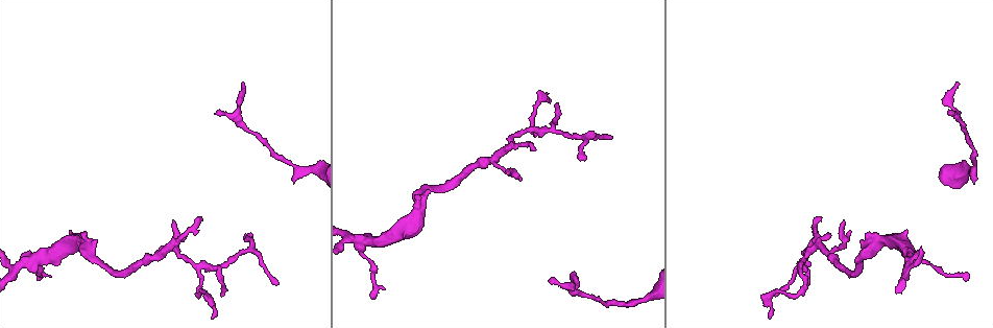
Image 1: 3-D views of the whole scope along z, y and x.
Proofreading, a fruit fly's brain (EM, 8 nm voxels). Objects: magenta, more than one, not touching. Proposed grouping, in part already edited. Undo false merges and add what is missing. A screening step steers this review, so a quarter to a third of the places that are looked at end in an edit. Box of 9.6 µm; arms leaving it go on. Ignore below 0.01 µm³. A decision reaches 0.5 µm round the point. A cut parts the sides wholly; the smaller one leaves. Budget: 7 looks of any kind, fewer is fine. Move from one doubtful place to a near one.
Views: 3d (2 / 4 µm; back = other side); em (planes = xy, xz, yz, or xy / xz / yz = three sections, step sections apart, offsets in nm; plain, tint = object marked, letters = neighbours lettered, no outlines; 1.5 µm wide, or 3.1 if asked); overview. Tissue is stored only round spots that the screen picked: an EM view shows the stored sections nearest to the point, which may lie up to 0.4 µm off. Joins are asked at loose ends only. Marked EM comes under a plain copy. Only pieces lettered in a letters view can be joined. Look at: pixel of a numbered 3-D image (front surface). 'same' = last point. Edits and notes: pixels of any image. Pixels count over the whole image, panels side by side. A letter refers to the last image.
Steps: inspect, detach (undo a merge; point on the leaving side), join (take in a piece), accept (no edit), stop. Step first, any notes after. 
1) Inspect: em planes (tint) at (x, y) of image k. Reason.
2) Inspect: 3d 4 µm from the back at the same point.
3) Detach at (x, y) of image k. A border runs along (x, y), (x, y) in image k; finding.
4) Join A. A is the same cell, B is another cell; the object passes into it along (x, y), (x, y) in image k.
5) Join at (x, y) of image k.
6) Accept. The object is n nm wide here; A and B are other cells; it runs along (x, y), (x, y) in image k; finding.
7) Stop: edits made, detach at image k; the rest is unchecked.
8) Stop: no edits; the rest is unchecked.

Inspect: 3d 4 µm at (556, 103) of image 1. Tapers out.

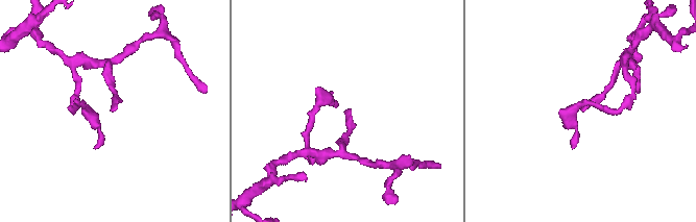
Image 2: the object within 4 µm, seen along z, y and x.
Inspect: em planes (letters) at (113, 112) of image 2. Now the EM.

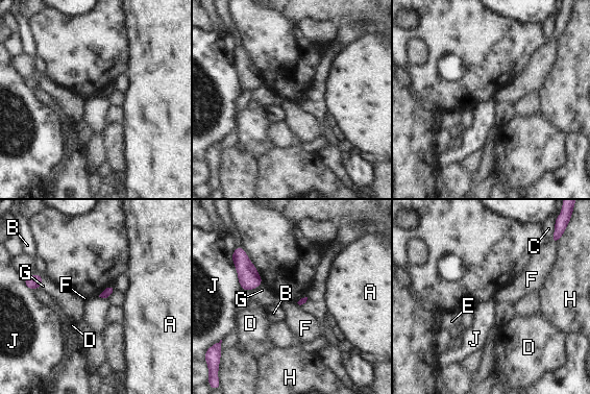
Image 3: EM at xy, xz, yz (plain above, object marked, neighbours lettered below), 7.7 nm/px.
Accept. A, B, C, D, E, F, G, H and J are other cells; a border runs along (237, 272), (239, 286), (243, 291) in image 3; none of them fits.

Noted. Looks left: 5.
Inspect: 3d 4 µm at (612, 138) of image 1. Free end.

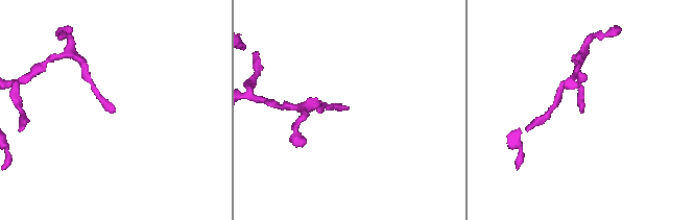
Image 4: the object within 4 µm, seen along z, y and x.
Inspect: em yz step 8 (letters) at (582, 110) of image 4. Need the tissue.

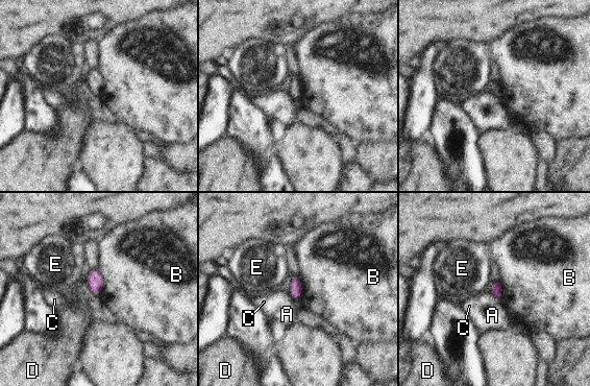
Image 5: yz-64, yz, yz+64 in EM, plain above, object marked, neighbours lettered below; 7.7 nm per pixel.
Inspect: em planes (letters) at the same point. Cut it another way.

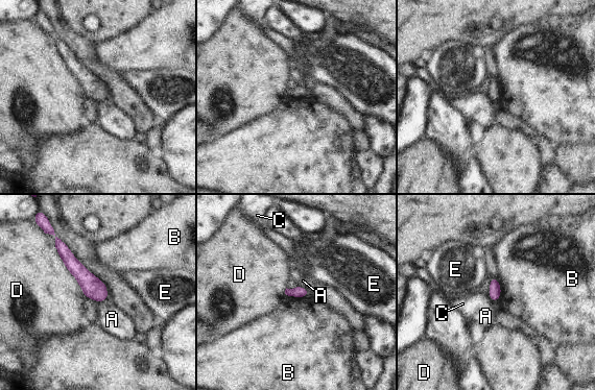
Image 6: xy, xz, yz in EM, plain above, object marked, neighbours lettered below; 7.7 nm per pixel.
Accept. The longest contact is with D, 550 nm; A, B, C, D and E are other cells; it runs along (61, 243), (70, 262), (105, 296) in image 6; none of them fits.

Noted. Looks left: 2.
Inspect: em xy step 4 (letters) at (576, 289) of image 1. An open end.

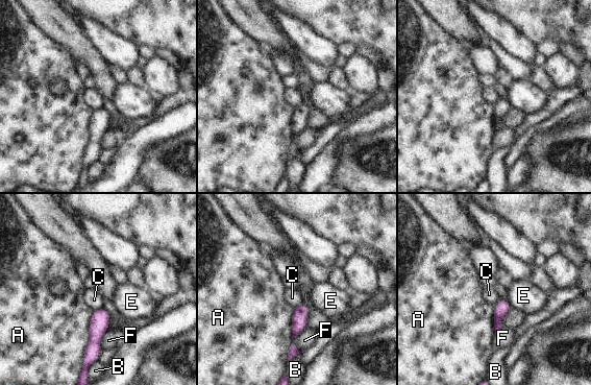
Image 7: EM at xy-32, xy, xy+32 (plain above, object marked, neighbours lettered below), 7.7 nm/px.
Accept. A, B, C, E and F are other cells; a border runs along (507, 301), (511, 306) in image 7; no lettered piece goes on from it.

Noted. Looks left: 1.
Stop: no edits; the rest is unchecked.

